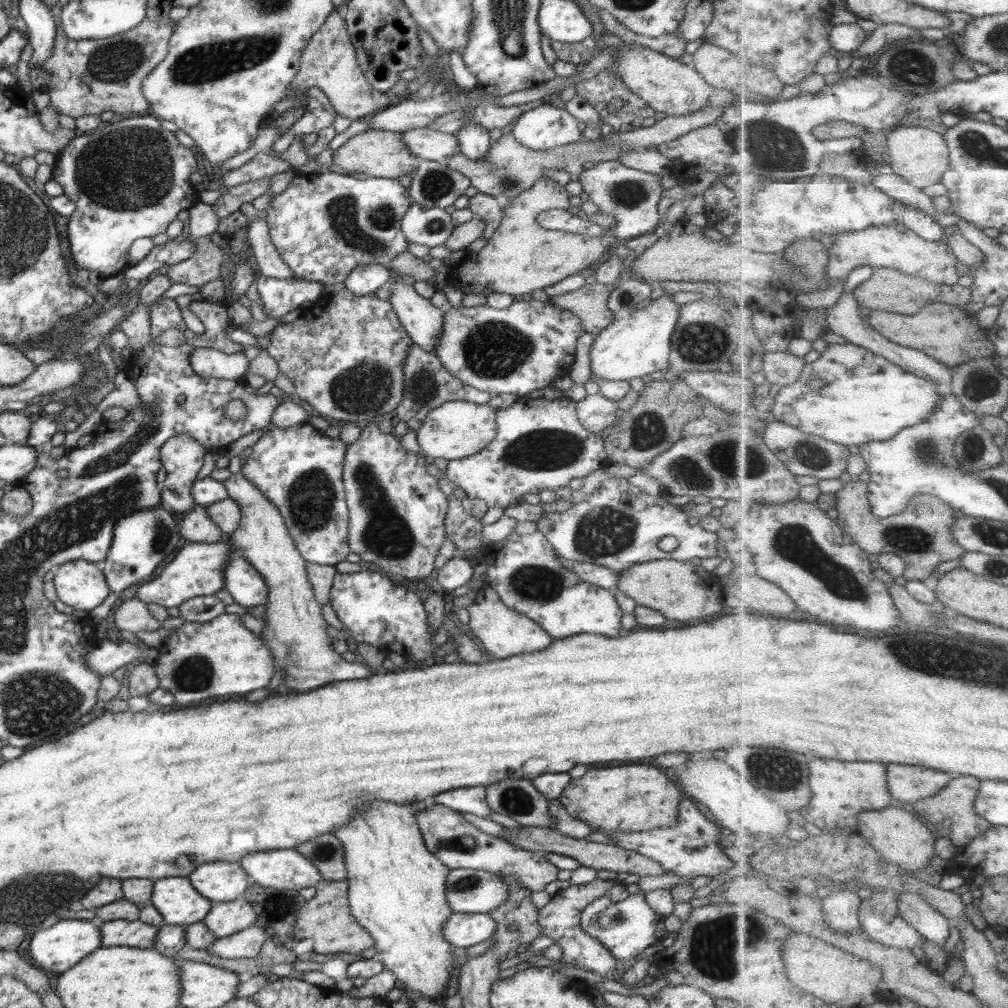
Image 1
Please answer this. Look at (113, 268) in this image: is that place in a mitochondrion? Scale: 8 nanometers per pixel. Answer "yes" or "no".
no

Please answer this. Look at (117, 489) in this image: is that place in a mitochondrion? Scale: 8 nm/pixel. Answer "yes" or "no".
yes

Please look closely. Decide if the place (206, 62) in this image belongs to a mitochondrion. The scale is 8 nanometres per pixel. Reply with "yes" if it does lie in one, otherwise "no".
yes

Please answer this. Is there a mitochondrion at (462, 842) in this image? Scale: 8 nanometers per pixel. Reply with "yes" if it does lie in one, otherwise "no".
yes

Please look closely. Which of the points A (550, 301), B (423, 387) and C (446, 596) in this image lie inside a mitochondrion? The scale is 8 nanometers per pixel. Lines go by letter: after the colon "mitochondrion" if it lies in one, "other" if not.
A: other
B: mitochondrion
C: other

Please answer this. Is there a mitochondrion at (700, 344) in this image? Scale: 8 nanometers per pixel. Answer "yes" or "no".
yes

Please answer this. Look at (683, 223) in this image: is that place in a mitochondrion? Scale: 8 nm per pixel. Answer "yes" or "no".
no

